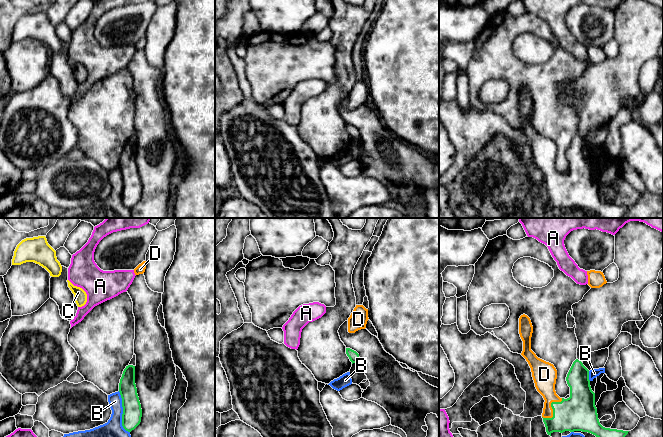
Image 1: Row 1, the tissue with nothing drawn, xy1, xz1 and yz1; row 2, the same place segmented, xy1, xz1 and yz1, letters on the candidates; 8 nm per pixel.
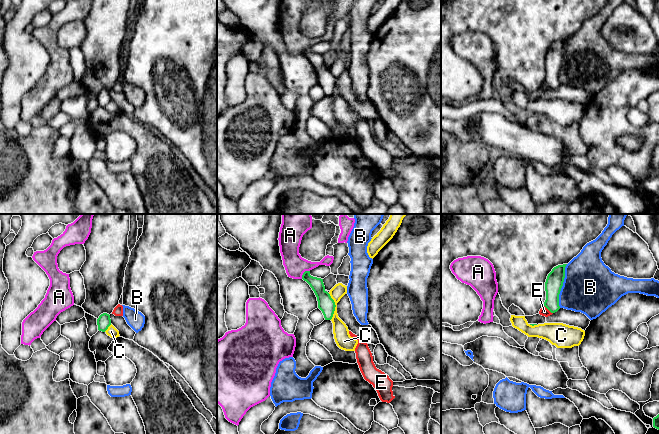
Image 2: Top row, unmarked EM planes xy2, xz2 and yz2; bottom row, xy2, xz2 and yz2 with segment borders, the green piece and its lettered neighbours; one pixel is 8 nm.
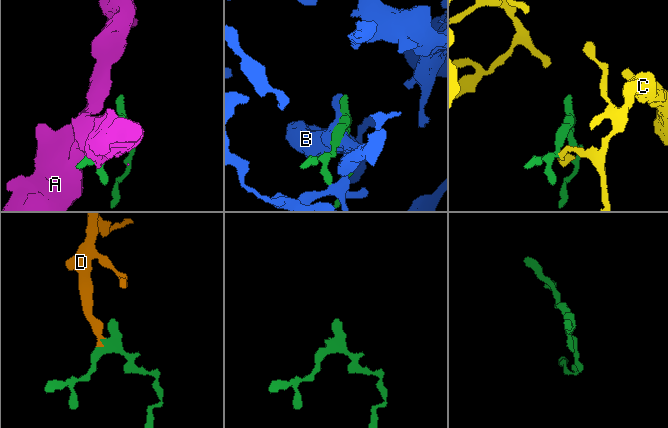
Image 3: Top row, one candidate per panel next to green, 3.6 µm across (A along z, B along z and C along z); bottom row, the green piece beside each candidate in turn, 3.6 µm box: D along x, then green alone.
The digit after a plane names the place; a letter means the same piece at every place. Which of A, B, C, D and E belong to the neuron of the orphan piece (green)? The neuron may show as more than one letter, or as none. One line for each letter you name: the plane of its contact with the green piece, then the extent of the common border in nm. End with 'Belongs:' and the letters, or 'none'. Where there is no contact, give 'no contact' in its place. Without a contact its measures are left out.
D: contact in yz1; length 220 nm
Belongs: D

